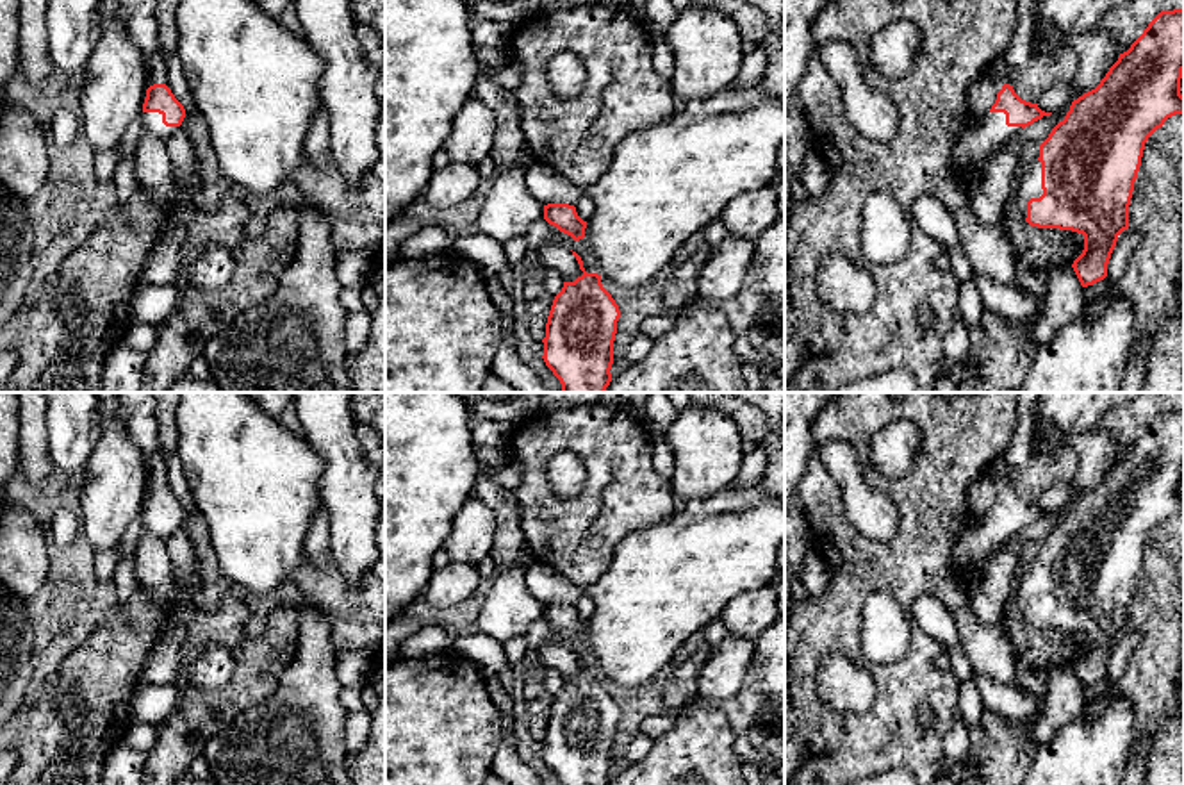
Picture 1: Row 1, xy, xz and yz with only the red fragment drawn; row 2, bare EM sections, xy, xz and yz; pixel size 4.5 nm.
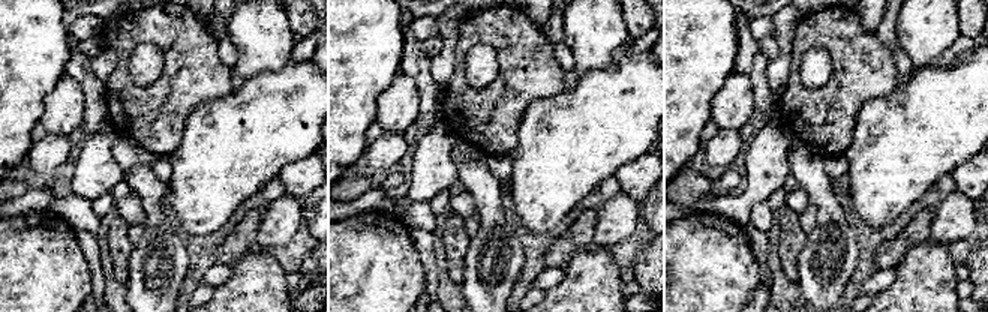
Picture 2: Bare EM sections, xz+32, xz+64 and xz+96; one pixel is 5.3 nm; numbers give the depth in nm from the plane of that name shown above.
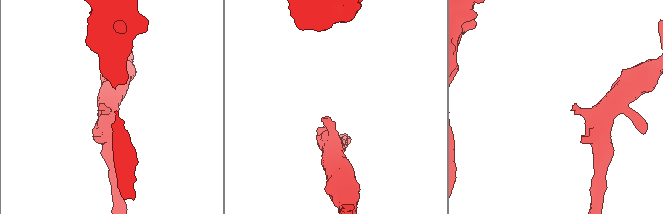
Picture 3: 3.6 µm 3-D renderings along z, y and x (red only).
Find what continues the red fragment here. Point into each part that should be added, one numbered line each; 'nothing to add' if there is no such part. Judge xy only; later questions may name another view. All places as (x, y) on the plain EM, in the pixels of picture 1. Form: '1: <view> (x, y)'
1: xy (152, 521)

